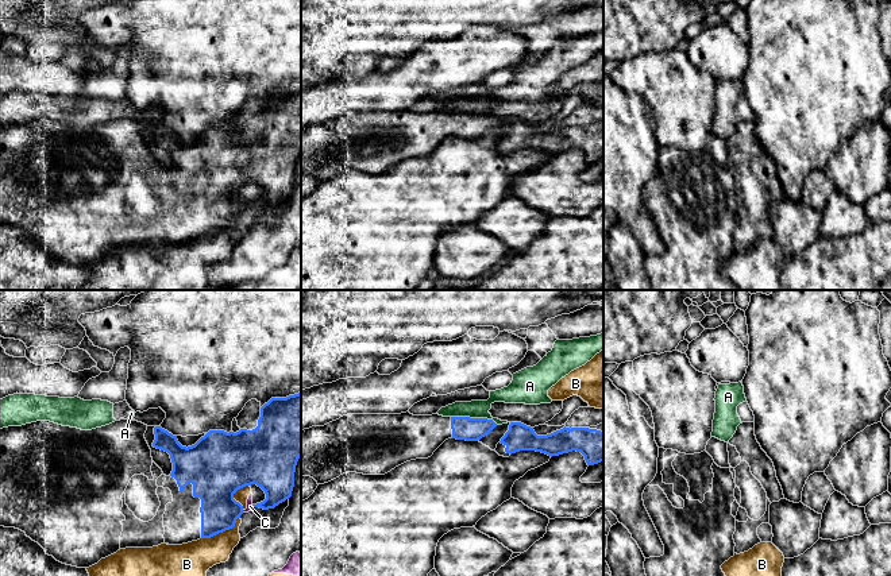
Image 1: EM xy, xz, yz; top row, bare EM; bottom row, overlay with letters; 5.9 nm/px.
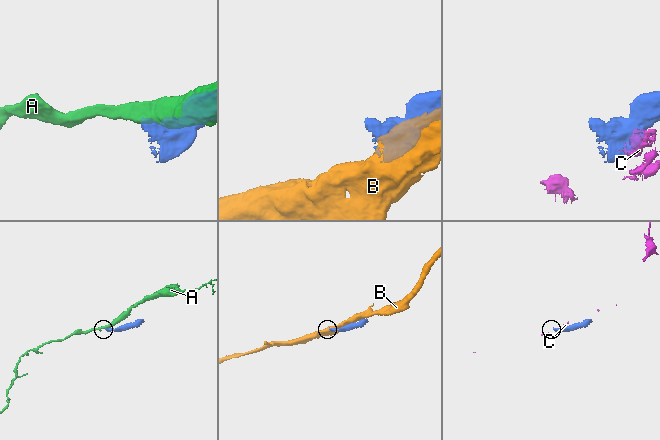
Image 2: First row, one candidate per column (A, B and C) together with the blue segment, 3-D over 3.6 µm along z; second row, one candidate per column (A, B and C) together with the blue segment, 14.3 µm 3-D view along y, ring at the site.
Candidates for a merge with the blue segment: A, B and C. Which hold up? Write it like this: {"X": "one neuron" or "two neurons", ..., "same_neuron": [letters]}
{"A": "two neurons", "B": "two neurons", "C": "two neurons", "same_neuron": []}

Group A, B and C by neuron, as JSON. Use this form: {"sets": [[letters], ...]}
{"sets": [["A"], ["B", "C"]]}

